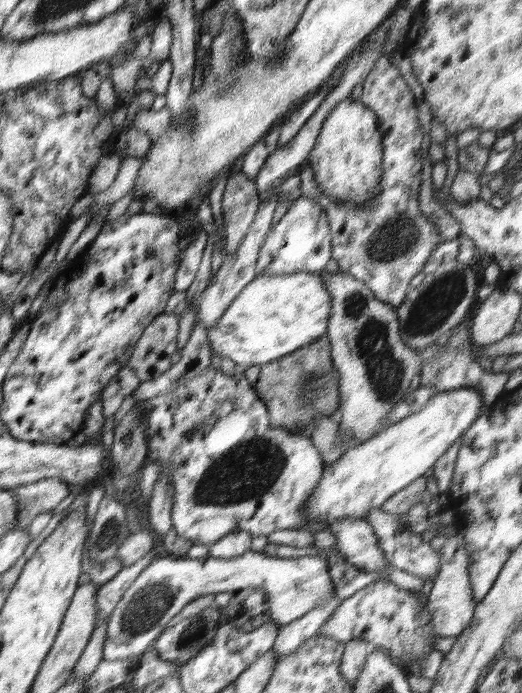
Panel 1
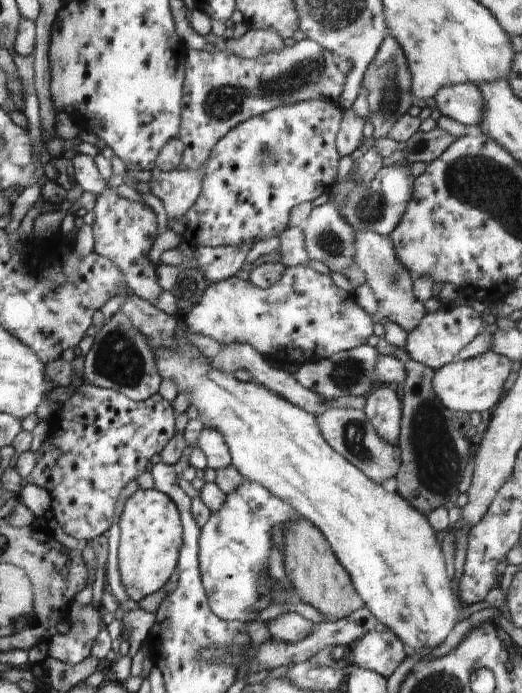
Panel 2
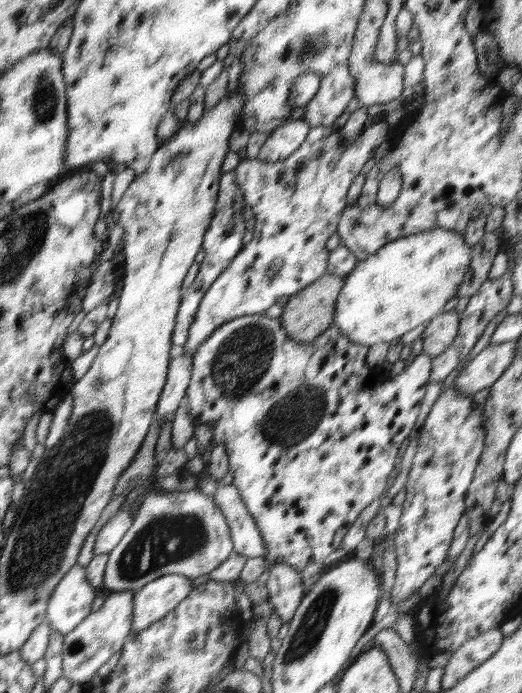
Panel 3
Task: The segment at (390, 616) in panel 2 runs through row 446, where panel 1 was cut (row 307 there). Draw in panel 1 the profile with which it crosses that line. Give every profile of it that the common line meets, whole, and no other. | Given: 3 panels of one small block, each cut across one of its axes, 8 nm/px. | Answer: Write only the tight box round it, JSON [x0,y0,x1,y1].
[207,272,332,369]

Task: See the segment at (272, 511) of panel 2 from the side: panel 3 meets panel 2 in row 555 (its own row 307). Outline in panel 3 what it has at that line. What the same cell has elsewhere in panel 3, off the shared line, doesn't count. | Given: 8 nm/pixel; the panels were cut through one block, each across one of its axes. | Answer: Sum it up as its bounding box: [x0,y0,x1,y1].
[182,120,391,356]

